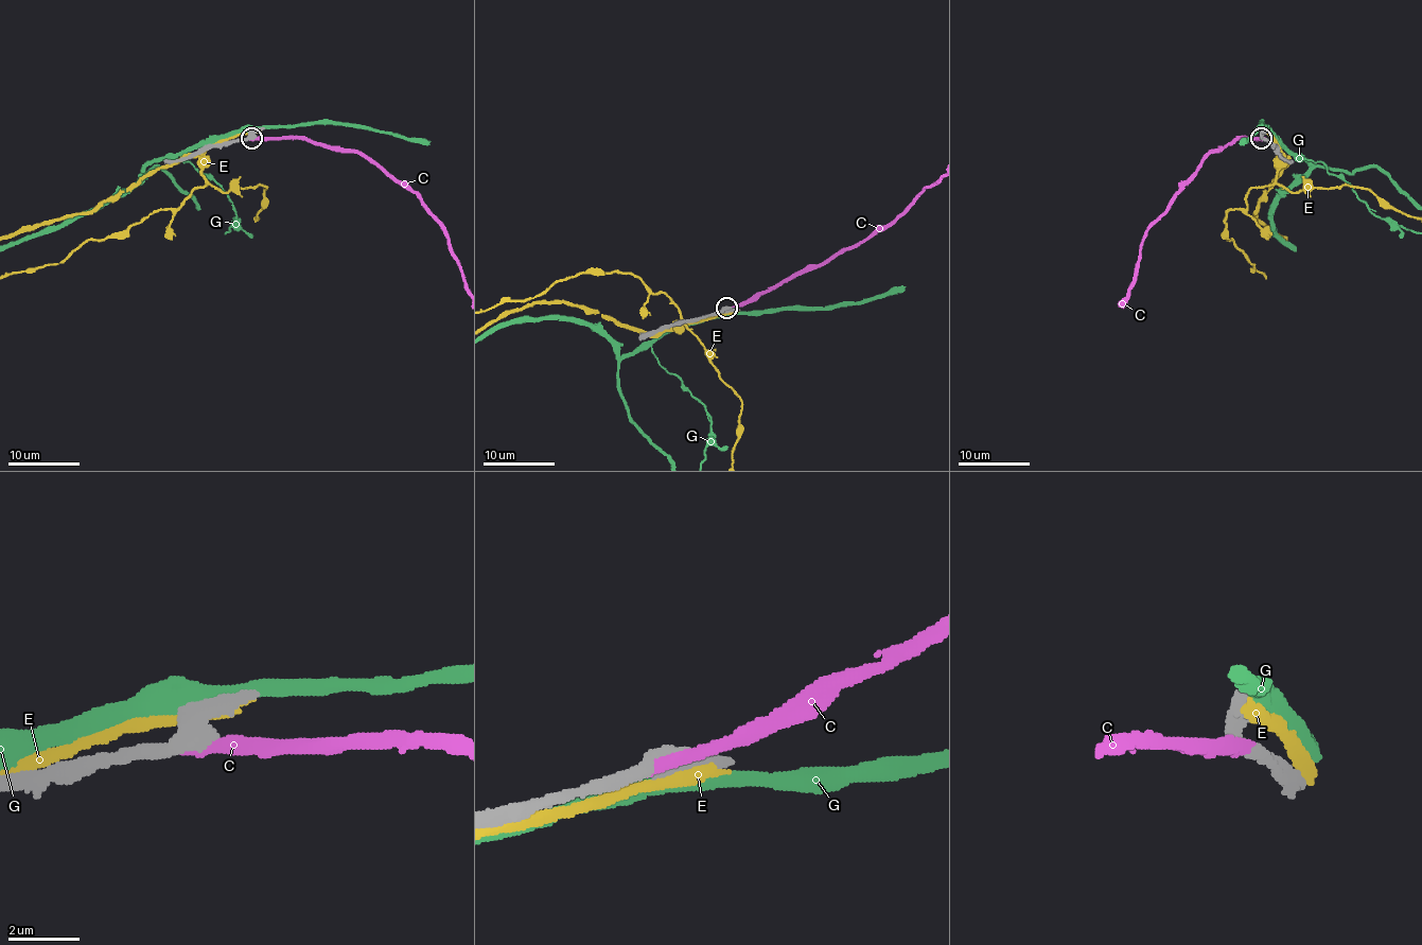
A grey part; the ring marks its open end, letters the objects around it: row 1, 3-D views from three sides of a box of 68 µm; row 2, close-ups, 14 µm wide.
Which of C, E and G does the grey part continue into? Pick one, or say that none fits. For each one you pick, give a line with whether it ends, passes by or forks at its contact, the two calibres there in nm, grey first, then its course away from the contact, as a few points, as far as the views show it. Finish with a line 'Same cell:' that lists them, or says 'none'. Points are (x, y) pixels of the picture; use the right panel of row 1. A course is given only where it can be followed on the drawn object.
C: it ends; calibres 460 and 440 nm
Same cell: C

